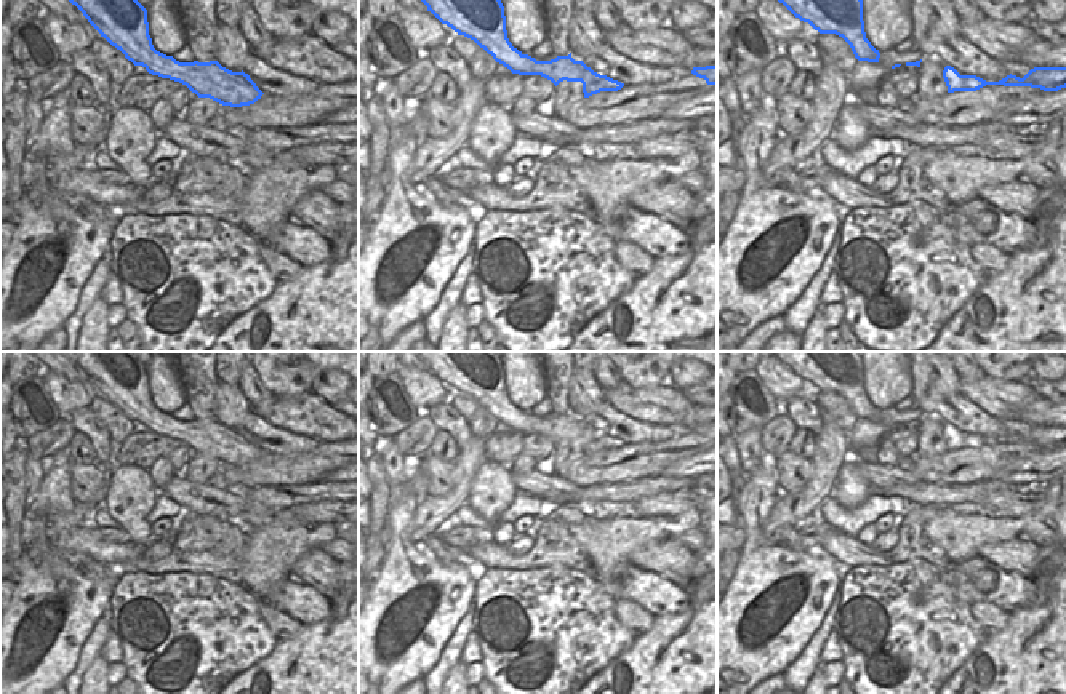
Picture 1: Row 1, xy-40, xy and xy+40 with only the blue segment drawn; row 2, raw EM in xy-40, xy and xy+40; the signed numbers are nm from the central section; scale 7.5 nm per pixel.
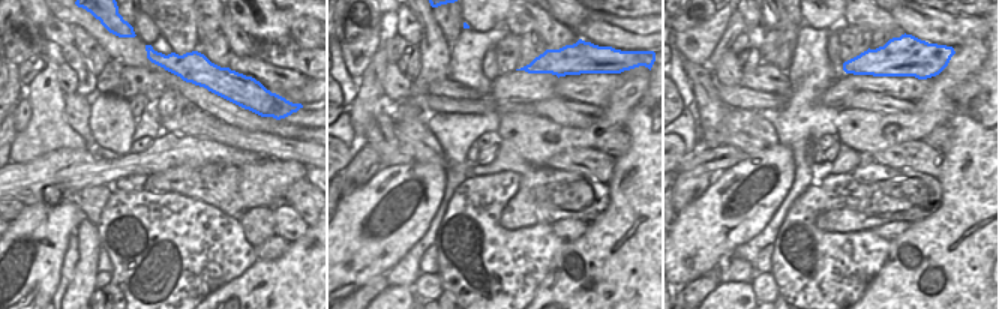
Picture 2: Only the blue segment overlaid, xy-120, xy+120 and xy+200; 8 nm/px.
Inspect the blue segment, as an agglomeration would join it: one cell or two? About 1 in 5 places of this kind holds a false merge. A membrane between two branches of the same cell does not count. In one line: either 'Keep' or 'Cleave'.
Cleave

